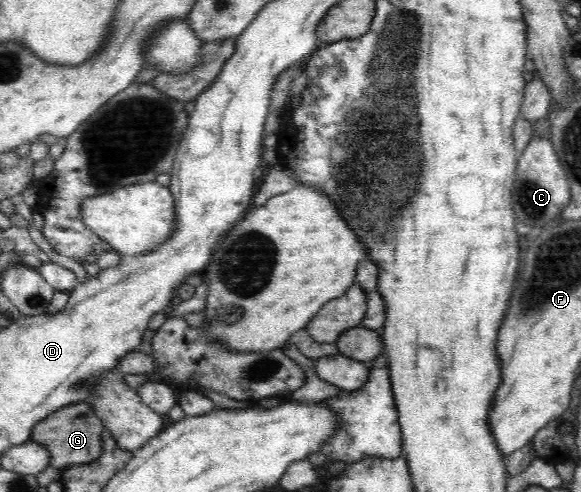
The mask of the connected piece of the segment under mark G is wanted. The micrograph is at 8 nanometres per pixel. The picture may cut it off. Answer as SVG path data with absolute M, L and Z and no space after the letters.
M73 402L54 410L54 413L40 420L31 431L30 440L45 445L52 457L50 465L63 471L70 466L95 460L102 453L102 431L104 430L105 425L94 413L89 402Z

